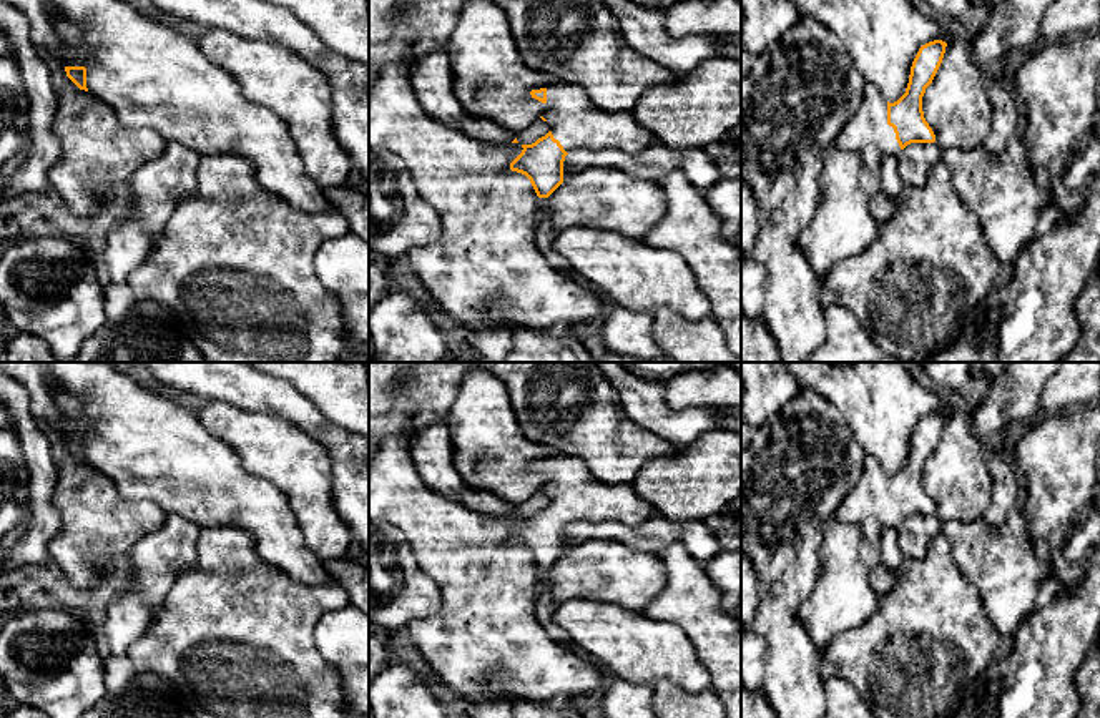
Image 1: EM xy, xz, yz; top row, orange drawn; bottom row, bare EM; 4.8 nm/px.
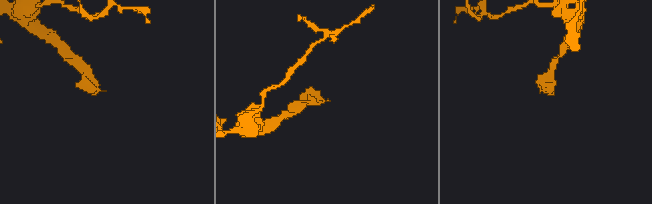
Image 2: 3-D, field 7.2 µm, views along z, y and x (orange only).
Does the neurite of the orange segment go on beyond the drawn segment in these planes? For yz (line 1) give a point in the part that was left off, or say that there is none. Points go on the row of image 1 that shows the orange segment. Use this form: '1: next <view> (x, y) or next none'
1: next yz (868, 133)

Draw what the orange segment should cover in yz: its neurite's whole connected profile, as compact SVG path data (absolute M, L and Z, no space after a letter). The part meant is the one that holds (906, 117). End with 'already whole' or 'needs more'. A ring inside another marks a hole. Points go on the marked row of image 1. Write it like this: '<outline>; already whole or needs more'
M934 40L919 48L906 93L894 103L866 83L861 108L834 140L839 150L862 156L859 183L869 196L881 191L881 160L886 155L899 155L911 143L935 141L924 118L922 96L942 63L945 47L945 42Z; needs more

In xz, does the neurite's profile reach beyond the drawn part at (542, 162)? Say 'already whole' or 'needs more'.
needs more

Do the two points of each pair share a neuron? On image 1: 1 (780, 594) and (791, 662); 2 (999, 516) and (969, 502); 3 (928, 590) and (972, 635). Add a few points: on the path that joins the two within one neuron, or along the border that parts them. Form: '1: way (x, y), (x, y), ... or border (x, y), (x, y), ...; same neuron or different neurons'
1: way (780, 610), (780, 625), (790, 645); same neuron
2: border (991, 471), (992, 492), (986, 511), (979, 517); different neurons
3: way (939, 602), (961, 624); same neuron

